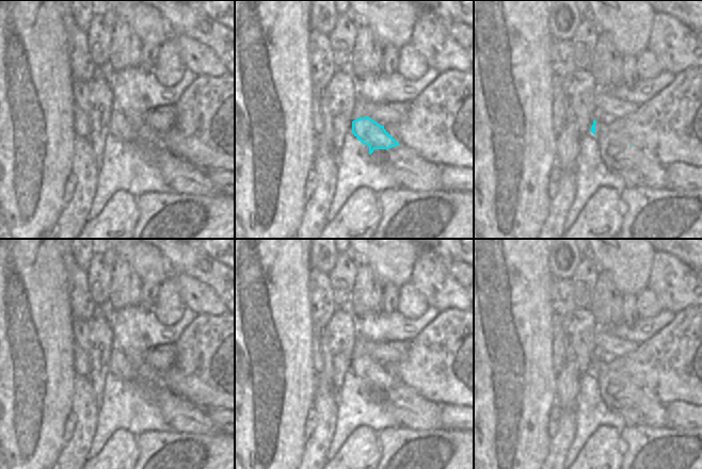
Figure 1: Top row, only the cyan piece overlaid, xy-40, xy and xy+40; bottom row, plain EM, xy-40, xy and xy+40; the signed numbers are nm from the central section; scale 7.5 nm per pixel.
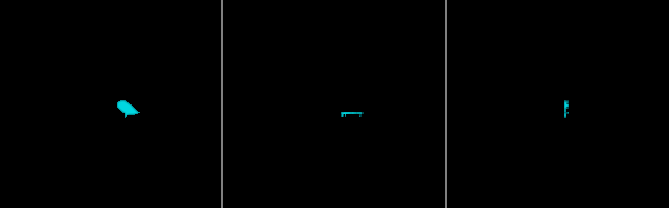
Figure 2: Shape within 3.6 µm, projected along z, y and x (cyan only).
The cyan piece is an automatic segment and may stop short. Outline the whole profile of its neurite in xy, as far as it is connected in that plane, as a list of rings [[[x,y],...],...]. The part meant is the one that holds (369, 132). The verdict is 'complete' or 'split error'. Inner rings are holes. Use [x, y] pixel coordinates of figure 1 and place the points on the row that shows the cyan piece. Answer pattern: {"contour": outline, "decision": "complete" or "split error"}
{"contour": [[[370,117],[352,122],[352,133],[369,146],[369,159],[379,164],[398,184],[413,192],[442,190],[442,166],[421,158],[413,149],[399,144]]], "decision": "split error"}

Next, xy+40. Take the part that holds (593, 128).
{"contour": [[[594,119],[591,132],[600,146],[600,155],[606,167],[620,175],[627,188],[667,189],[668,172],[665,165],[639,147],[633,146],[624,136],[599,130],[595,125]]], "decision": "split error"}

